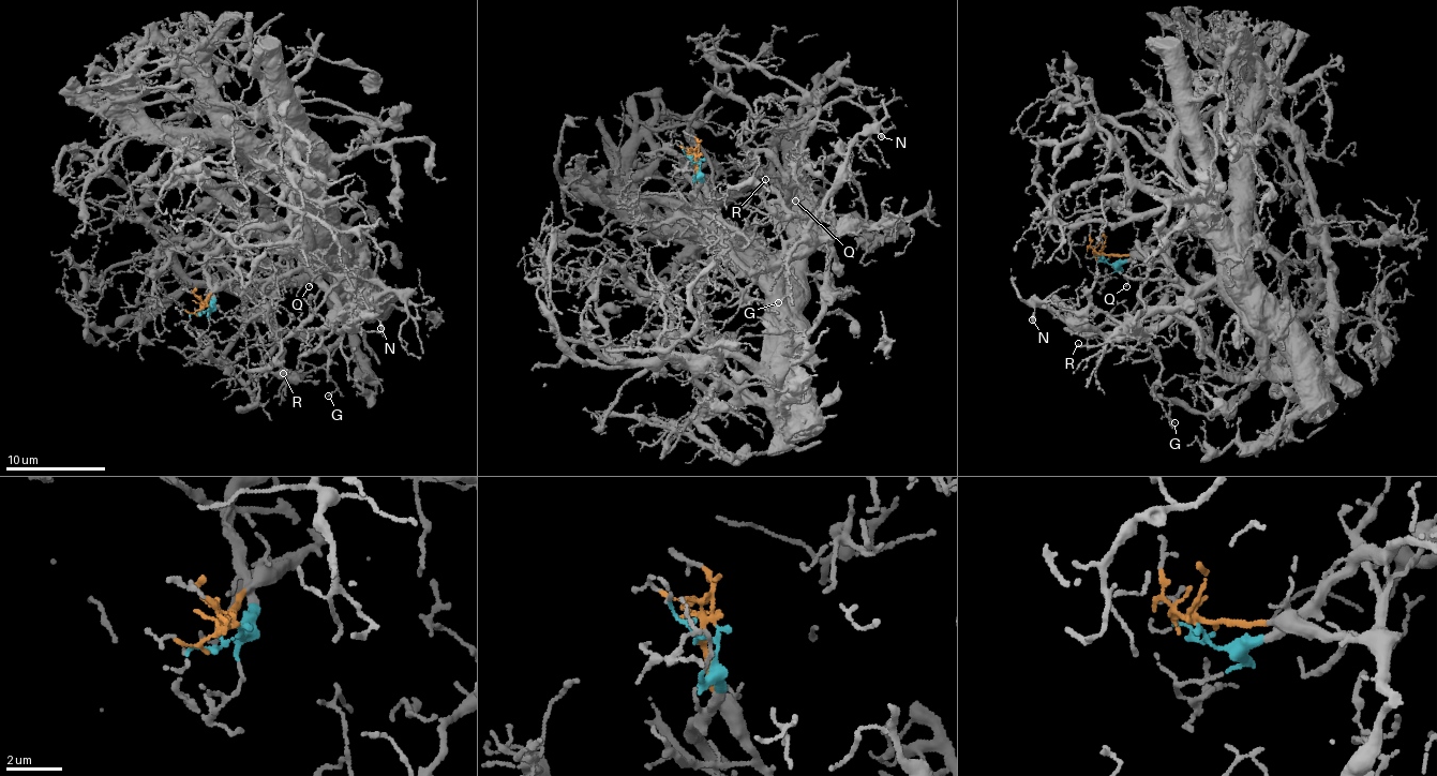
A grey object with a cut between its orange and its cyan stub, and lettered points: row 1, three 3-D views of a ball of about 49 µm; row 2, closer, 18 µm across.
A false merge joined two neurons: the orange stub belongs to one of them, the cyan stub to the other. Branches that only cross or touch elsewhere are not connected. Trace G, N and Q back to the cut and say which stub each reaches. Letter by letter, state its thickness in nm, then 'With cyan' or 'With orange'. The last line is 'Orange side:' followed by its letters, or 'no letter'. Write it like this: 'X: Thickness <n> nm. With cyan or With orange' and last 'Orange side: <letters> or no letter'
G: Thickness 110 nm. With orange
N: Thickness 240 nm. With orange
Q: Thickness 120 nm. With orange
Orange side: G, N, Q

